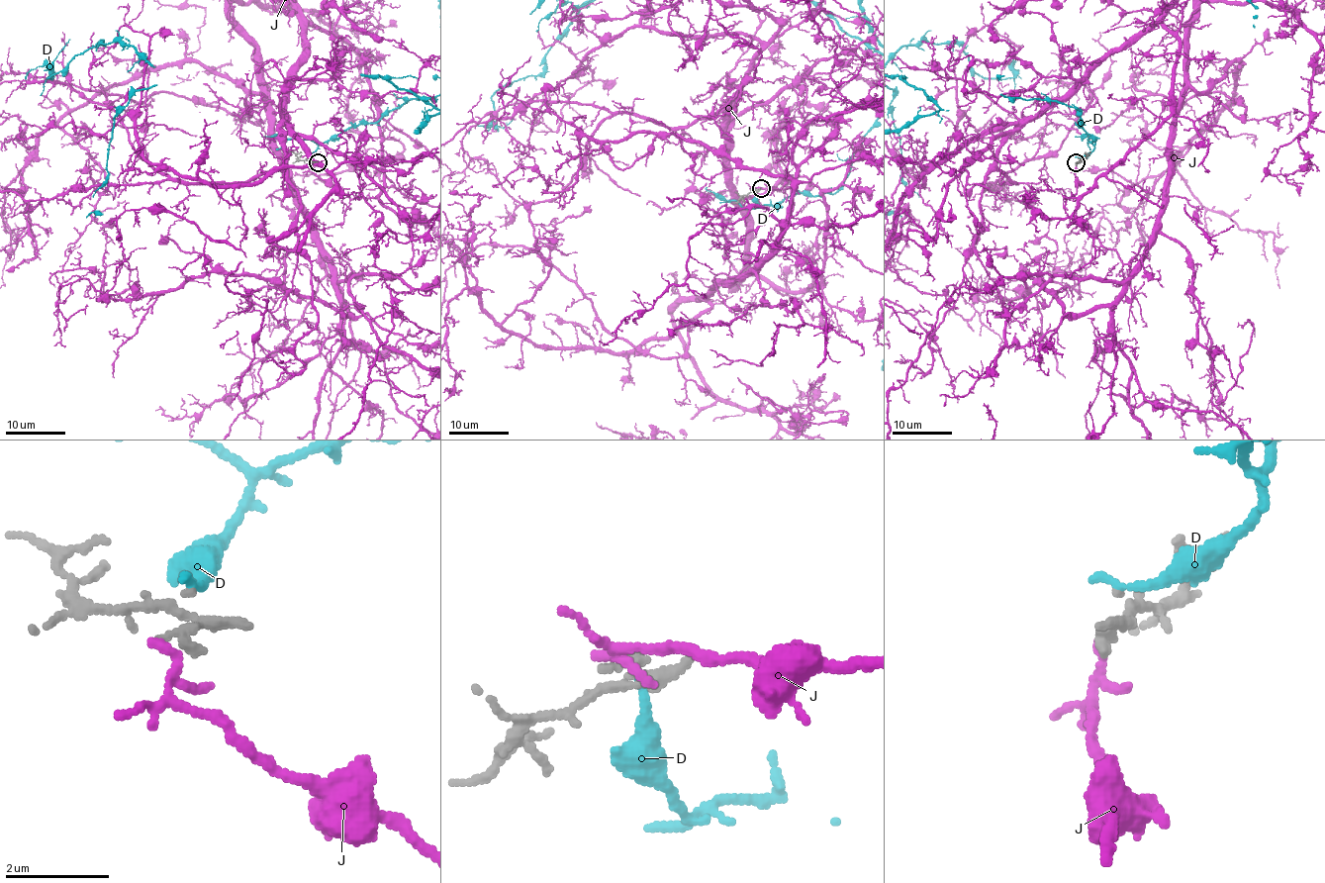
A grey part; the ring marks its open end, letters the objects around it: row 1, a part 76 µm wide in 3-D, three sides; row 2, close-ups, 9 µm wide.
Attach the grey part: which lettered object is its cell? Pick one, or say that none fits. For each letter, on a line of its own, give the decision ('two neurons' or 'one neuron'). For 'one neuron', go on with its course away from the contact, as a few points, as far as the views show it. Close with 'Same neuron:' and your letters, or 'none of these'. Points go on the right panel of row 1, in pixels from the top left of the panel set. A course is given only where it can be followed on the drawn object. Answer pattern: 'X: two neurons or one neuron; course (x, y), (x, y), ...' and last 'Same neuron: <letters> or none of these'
D: two neurons
J: two neurons
Same neuron: none of these

